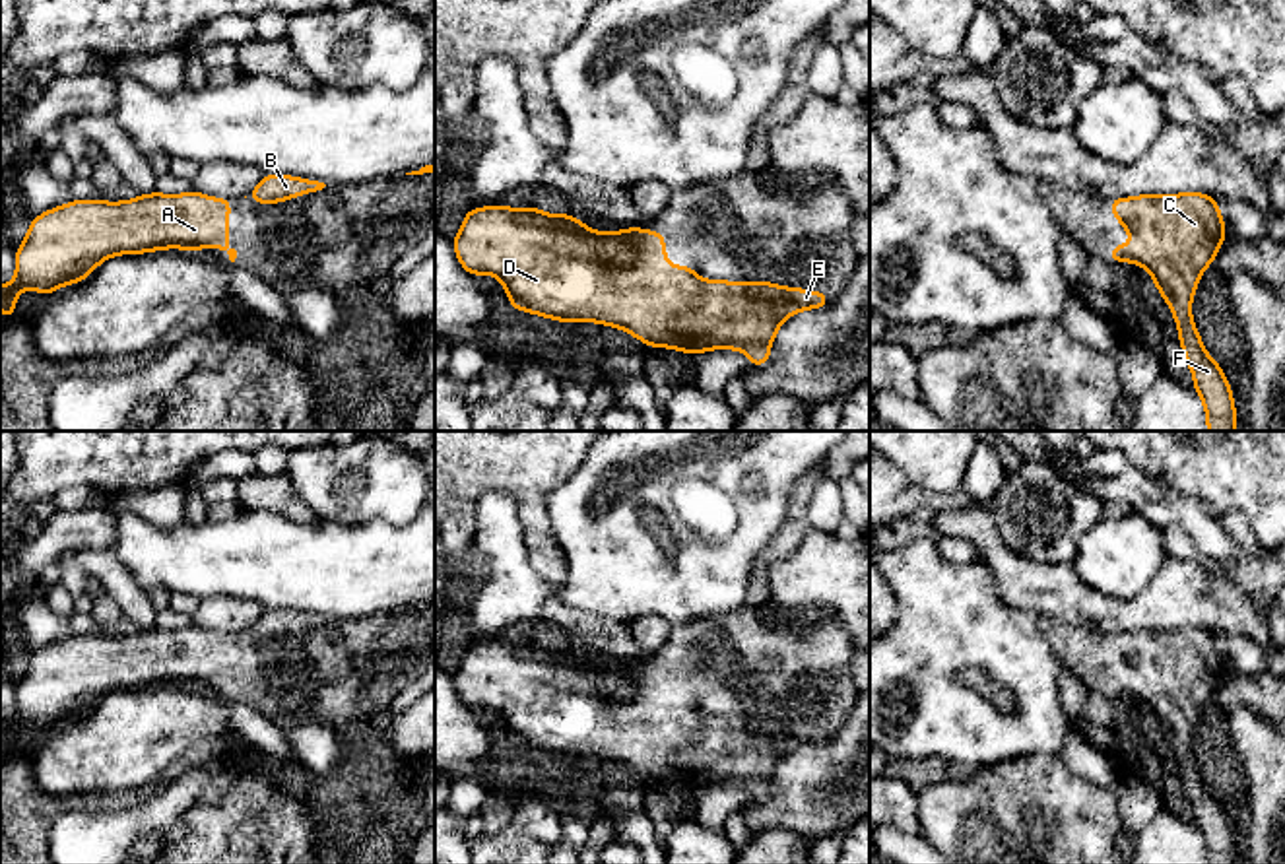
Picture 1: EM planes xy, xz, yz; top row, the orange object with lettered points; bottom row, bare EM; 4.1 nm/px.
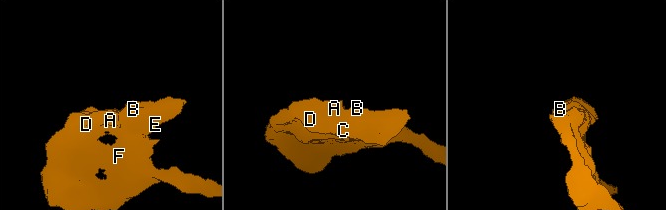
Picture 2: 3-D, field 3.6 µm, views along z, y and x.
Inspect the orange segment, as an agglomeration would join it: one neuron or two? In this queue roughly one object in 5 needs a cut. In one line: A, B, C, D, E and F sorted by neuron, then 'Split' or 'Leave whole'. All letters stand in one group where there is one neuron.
Groups: A B C D E F. Leave whole

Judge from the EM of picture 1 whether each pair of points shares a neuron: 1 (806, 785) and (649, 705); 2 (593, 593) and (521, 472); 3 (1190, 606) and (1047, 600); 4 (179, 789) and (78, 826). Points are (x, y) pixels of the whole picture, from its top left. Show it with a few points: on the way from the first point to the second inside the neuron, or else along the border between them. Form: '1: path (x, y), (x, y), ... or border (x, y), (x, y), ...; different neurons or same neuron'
1: border (816, 744), (792, 748), (769, 793), (752, 802); different neurons
2: border (560, 482), (546, 496), (546, 509), (569, 567); different neurons
3: path (1155, 608), (1093, 610), (1082, 604); same neuron
4: path (154, 814), (127, 826), (103, 826); same neuron

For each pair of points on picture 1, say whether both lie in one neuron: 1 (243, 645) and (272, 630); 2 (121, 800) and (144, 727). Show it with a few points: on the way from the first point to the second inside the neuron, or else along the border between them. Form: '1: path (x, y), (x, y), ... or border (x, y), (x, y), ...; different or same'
1: path (251, 645), (264, 637); same
2: border (160, 775), (129, 789), (78, 791); different

